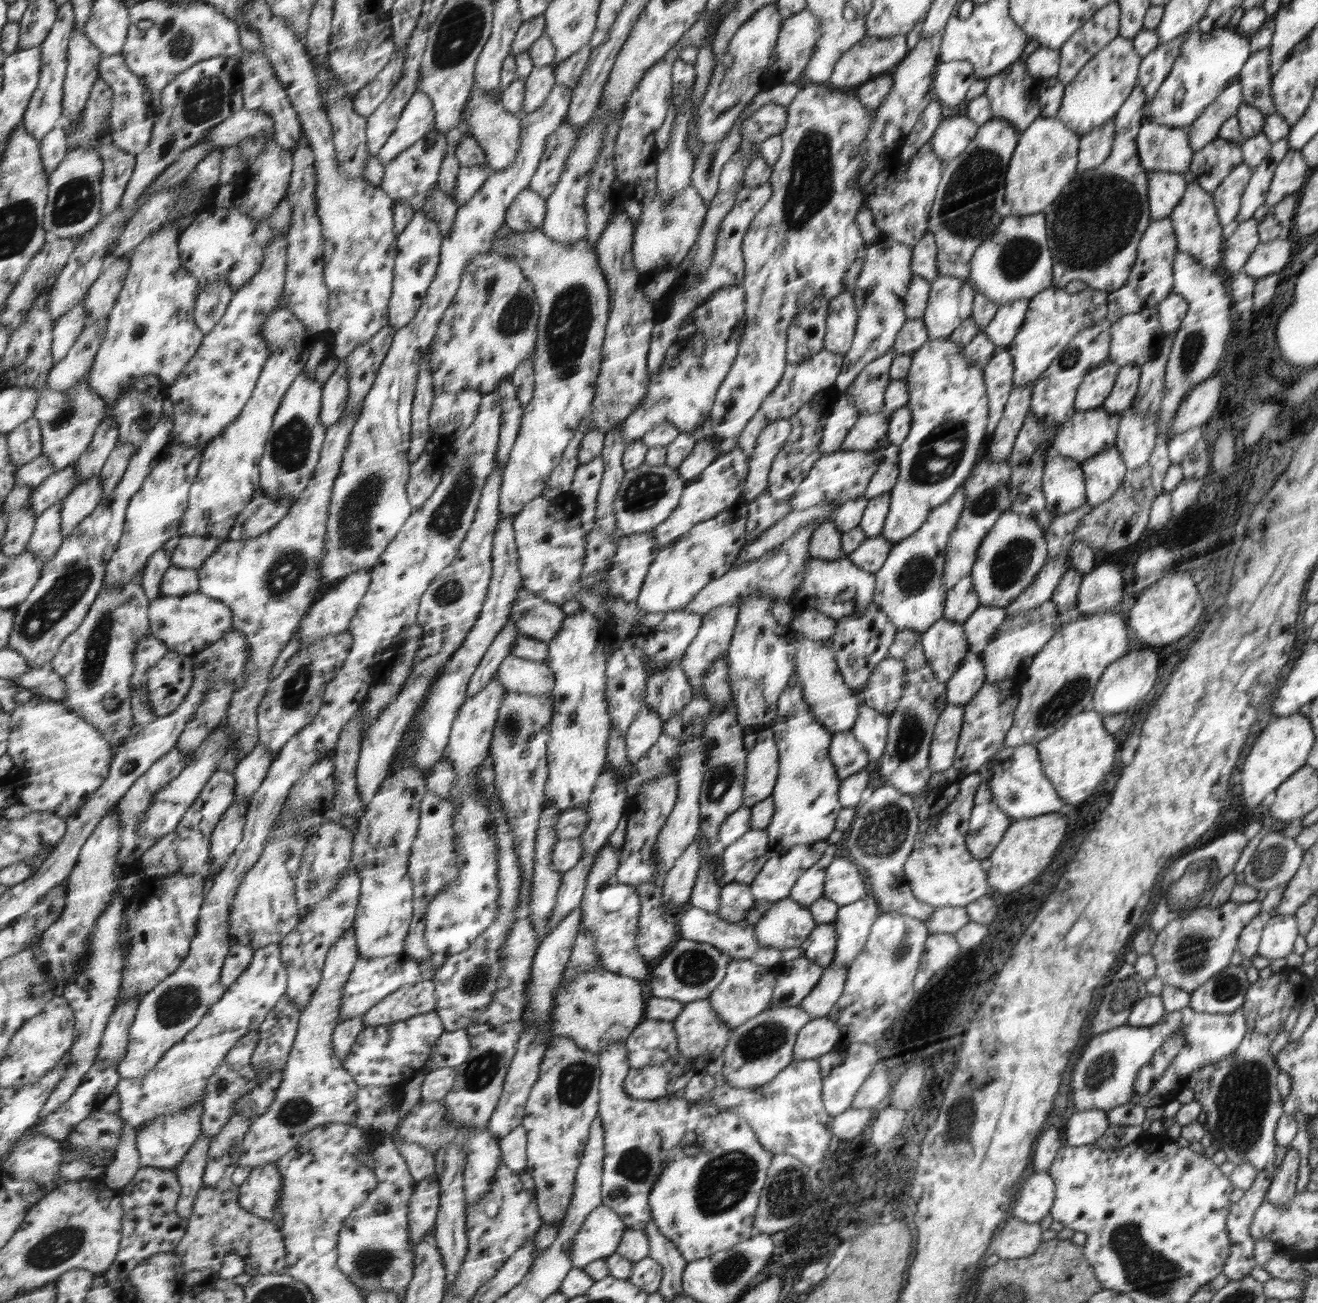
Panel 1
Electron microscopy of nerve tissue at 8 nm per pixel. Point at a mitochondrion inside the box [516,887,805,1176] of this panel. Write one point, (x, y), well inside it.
(764, 1040)

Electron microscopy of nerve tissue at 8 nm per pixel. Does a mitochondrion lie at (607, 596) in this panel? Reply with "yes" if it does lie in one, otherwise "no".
no

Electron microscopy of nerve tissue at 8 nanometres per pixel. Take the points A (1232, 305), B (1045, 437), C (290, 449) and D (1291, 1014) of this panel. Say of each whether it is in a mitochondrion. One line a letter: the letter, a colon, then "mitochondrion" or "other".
A: other
B: other
C: mitochondrion
D: other

